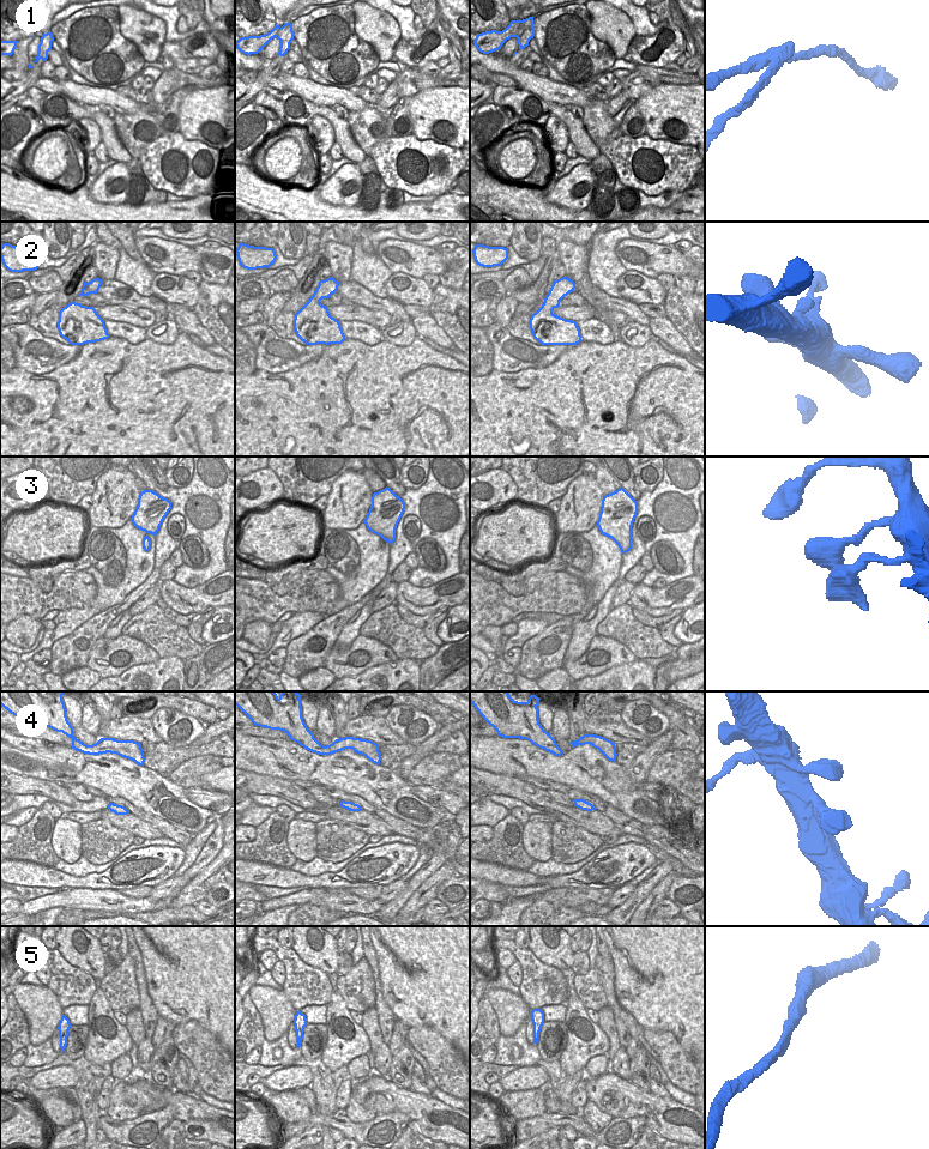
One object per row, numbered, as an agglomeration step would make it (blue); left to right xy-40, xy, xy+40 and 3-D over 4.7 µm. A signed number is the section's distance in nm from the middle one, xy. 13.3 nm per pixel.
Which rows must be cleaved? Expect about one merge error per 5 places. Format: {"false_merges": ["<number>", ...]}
{"false_merges": ["1"]}

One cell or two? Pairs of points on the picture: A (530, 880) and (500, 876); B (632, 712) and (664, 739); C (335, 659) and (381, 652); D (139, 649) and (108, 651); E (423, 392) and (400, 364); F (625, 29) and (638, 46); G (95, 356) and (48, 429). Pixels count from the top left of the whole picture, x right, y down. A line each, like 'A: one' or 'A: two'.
A: one
B: two
C: one
D: one
E: one
F: two
G: one

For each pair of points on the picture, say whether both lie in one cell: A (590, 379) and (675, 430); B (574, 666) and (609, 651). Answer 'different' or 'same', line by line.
A: same
B: same

